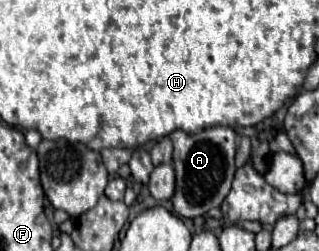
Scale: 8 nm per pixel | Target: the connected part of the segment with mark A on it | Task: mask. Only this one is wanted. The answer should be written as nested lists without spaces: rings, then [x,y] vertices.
[[[208,127],[198,133],[186,133],[178,129],[170,133],[170,139],[174,143],[172,161],[176,171],[176,191],[172,195],[174,213],[188,219],[204,217],[210,209],[222,205],[234,181],[236,133],[230,127]]]

